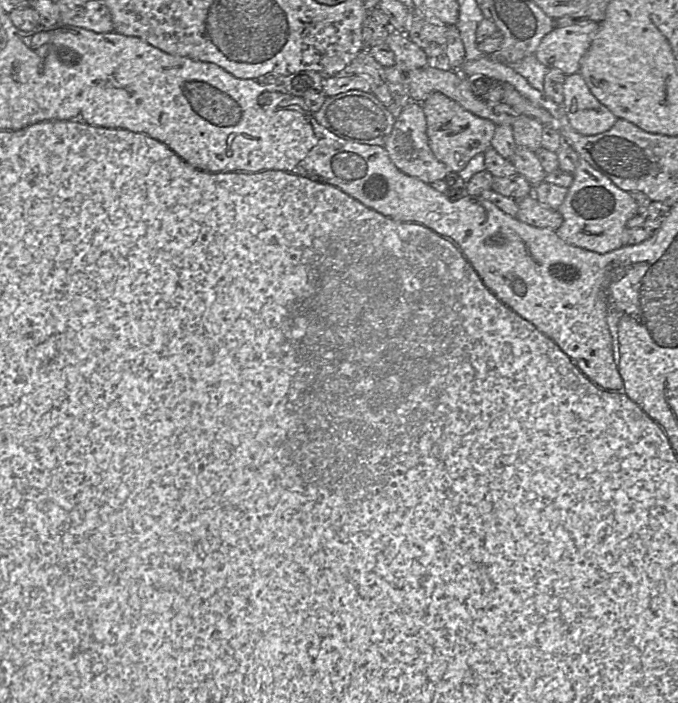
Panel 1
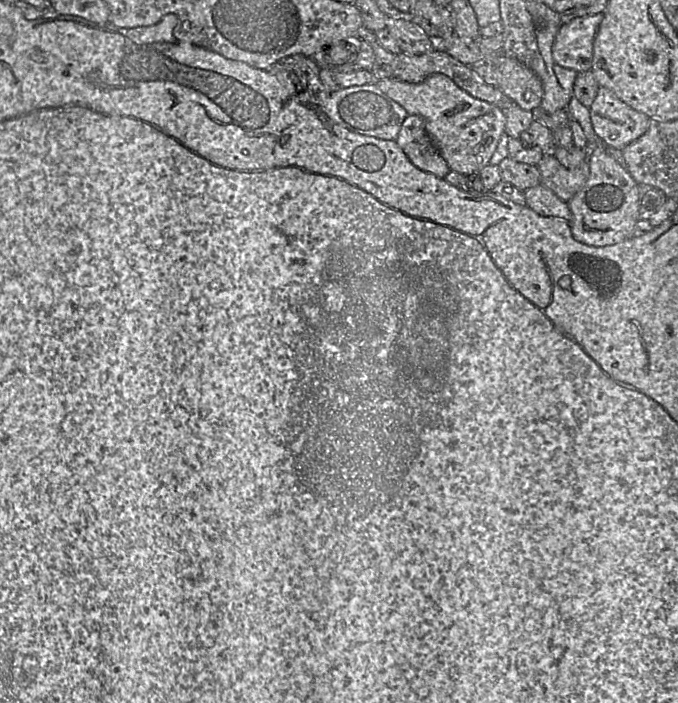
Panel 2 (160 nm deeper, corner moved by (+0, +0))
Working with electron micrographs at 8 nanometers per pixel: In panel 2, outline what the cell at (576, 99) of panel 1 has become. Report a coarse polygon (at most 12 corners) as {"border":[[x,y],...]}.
{"border":[[604,87],[589,110],[608,149],[634,142],[651,123]]}

